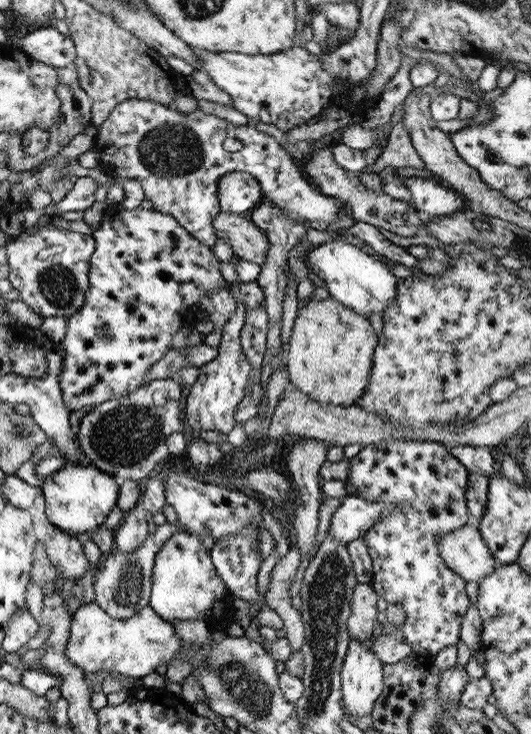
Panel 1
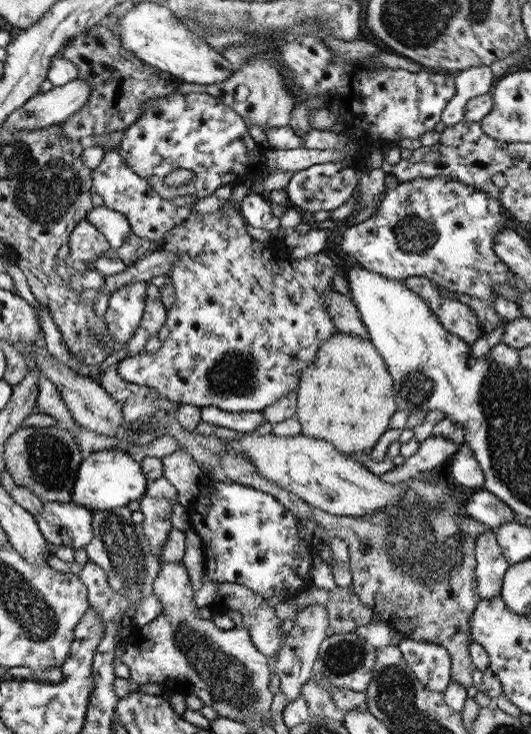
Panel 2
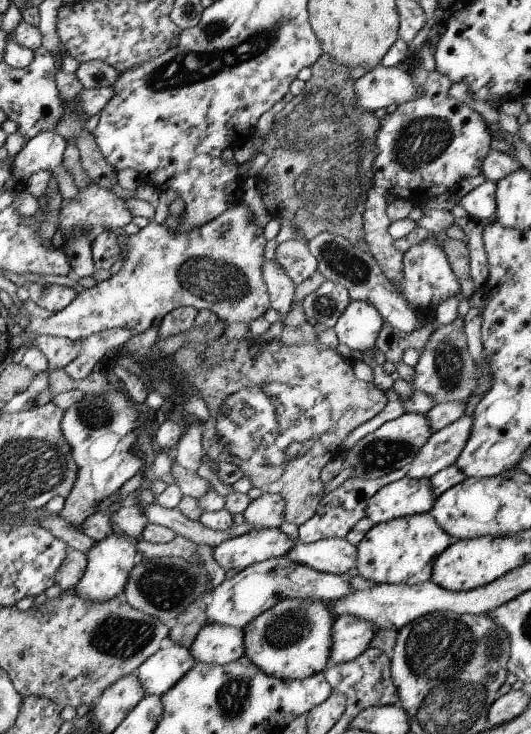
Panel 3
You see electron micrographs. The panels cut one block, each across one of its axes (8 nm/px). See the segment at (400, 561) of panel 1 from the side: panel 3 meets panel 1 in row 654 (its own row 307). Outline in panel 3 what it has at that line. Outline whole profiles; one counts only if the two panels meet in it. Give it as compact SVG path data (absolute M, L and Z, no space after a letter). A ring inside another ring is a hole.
M440 236L427 237L419 243L409 246L409 248L402 253L401 294L407 302L411 303L415 307L419 307L421 310L424 310L425 307L429 307L431 310L434 310L437 305L441 304L442 300L445 300L447 297L459 297L460 294L461 284L459 284L459 280L457 280L454 272L451 270L439 239Z

